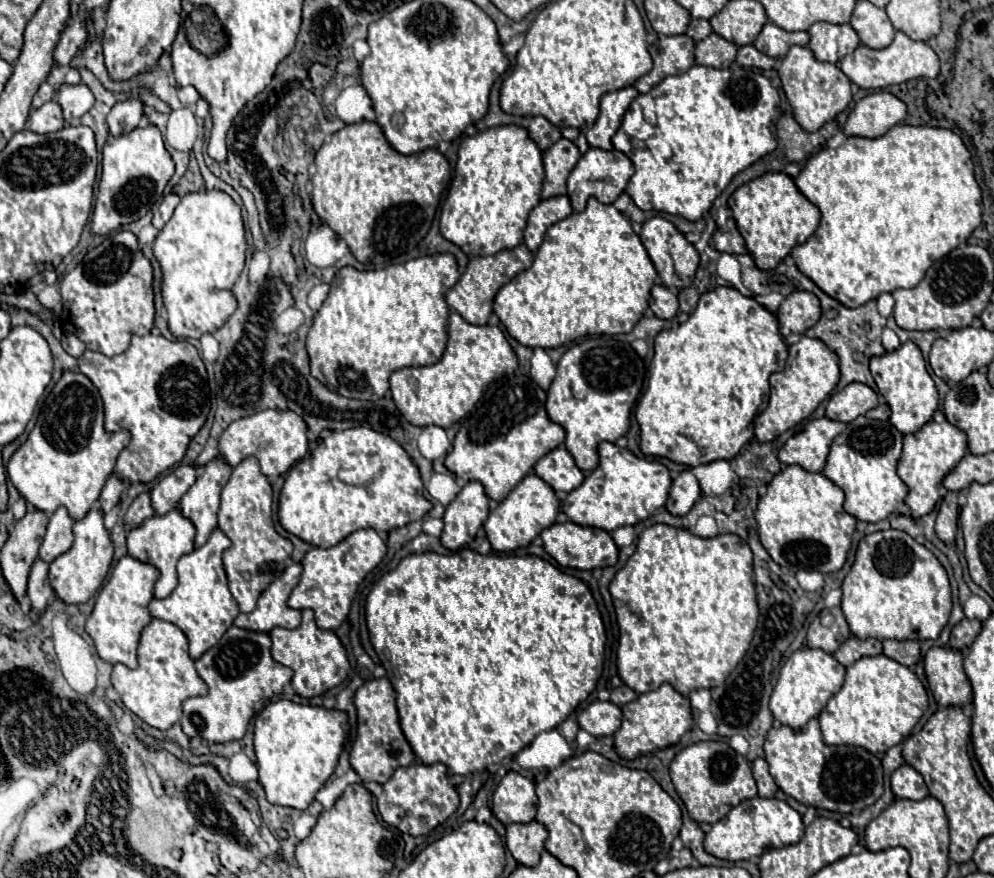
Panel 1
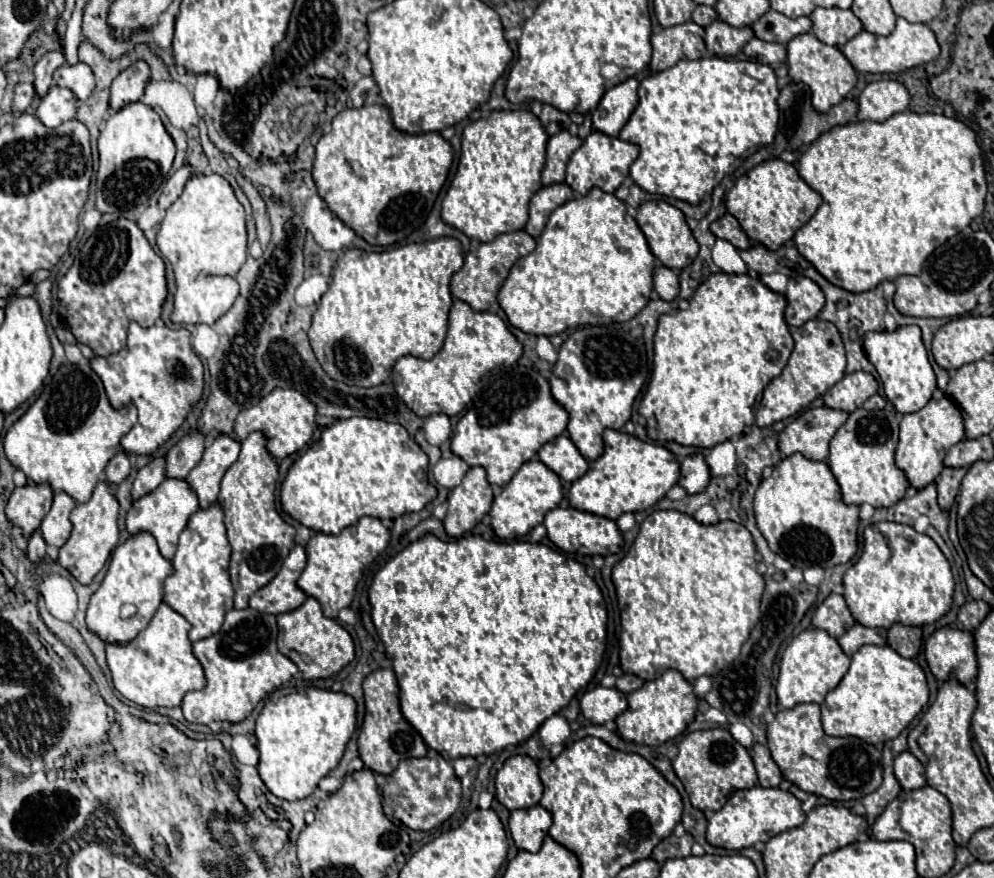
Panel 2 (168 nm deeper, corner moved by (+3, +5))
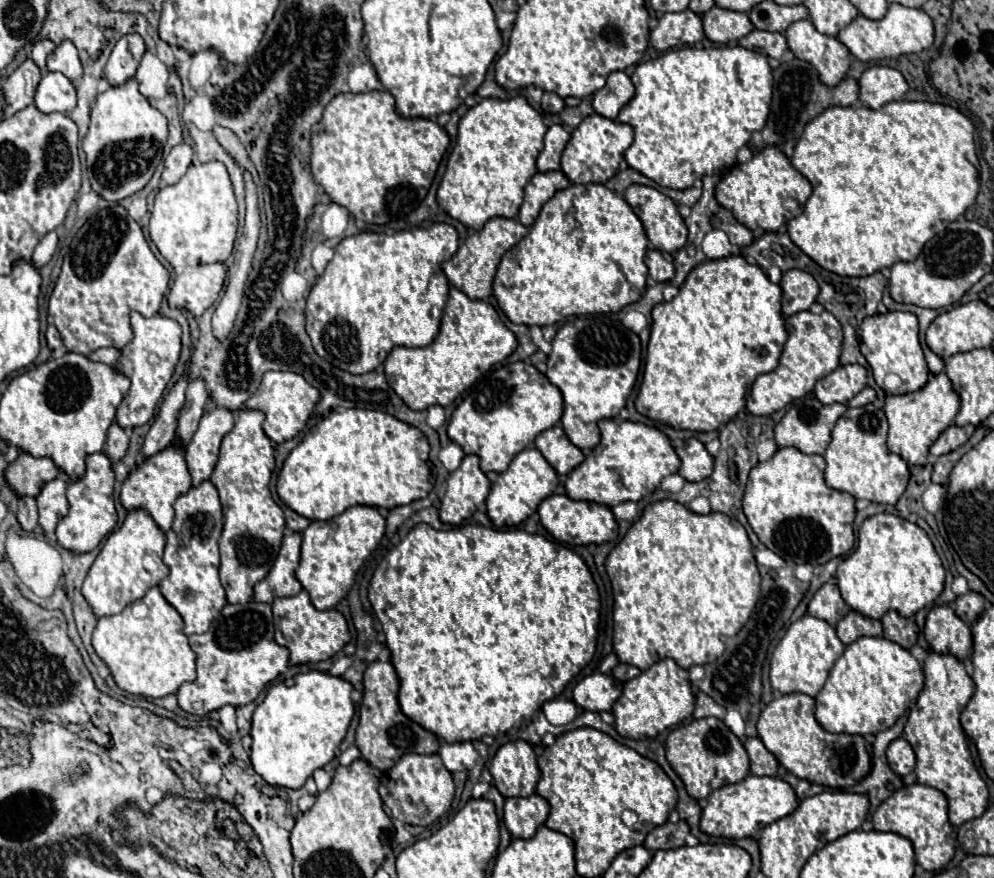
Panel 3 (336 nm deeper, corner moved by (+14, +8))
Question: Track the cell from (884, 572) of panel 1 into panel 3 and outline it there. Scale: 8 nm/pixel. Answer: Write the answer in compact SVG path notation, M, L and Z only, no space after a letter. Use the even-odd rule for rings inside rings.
M875 514L867 518L859 528L855 552L849 554L837 568L837 586L841 590L843 600L853 610L869 618L881 618L887 610L897 610L901 616L913 616L921 608L935 602L935 598L943 592L943 580L945 570L927 532L897 514Z

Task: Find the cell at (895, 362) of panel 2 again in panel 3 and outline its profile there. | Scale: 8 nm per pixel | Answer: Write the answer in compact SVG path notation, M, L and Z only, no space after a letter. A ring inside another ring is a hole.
M885 312L885 314L873 314L867 316L859 328L859 338L861 338L861 354L869 362L873 370L875 382L883 386L883 380L887 374L897 374L901 378L901 386L895 390L897 392L915 392L925 384L929 378L929 368L923 356L923 348L919 344L919 324L917 316L913 312Z

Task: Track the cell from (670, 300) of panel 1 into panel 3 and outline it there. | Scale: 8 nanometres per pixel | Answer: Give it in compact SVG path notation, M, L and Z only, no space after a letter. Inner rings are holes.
M651 248L647 252L647 258L645 258L645 264L649 268L649 274L653 276L653 280L657 282L669 282L675 274L675 266L671 260L667 260L667 256L655 248Z

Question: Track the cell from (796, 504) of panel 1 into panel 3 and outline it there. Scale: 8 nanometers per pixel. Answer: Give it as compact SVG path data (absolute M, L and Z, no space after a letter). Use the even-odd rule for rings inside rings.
M779 448L767 462L759 462L749 472L749 480L743 496L743 512L753 532L759 536L759 540L769 550L779 554L787 564L809 562L813 566L819 566L837 556L847 554L855 544L855 536L853 536L855 498L847 492L829 488L823 480L823 470L825 470L823 456L819 454L809 456L797 448Z

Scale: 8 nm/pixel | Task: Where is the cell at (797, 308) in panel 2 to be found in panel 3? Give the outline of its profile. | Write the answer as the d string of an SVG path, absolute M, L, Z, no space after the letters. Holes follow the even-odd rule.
M803 270L783 272L781 288L783 288L783 314L787 316L809 310L819 294L817 280Z

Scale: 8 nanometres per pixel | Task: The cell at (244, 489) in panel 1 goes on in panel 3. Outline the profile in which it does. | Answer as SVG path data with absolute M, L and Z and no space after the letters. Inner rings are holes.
M241 408L237 412L237 422L233 430L223 438L221 442L221 452L217 466L211 474L211 482L219 490L219 498L223 504L223 514L225 514L225 528L219 540L221 548L221 566L219 566L219 576L221 584L227 592L229 604L247 604L253 600L253 586L267 576L271 570L279 548L281 548L281 538L285 532L285 516L283 510L275 504L271 492L269 492L269 480L271 472L275 468L275 456L273 456L273 442L267 438L263 432L261 424L265 420L265 414L261 410L251 410L251 408Z

